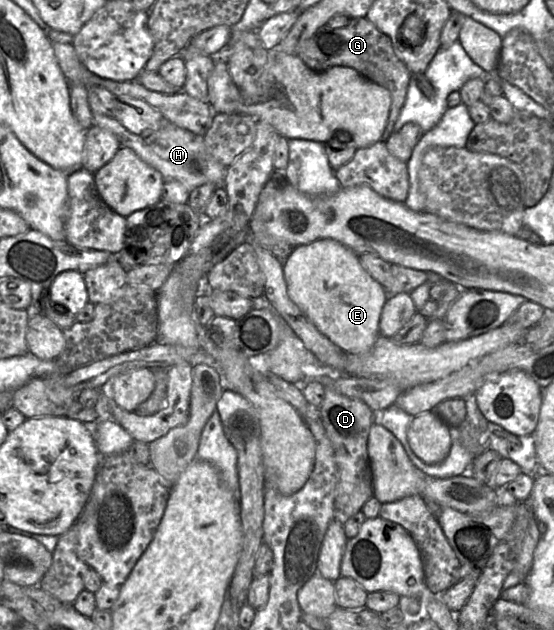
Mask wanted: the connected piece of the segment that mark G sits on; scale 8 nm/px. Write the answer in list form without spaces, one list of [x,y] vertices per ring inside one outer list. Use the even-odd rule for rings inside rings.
[[[352,18],[349,20],[346,26],[341,28],[331,28],[327,26],[320,27],[309,39],[305,40],[298,46],[296,55],[311,70],[320,72],[334,66],[349,67],[356,70],[366,79],[386,88],[391,95],[391,104],[388,119],[386,121],[380,140],[388,140],[398,115],[404,105],[411,73],[406,68],[405,64],[394,54],[390,38],[387,35],[378,30],[366,18]]]

